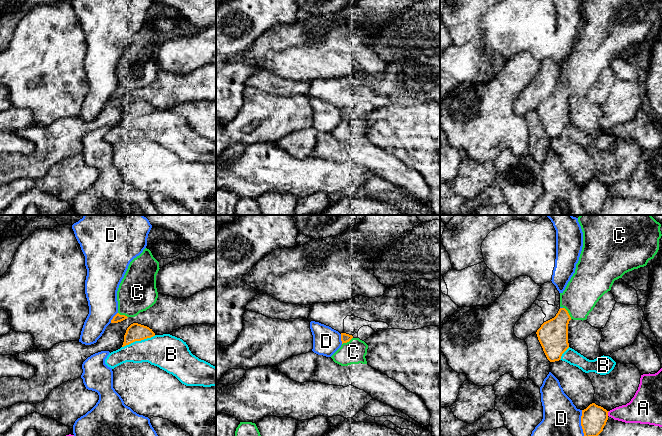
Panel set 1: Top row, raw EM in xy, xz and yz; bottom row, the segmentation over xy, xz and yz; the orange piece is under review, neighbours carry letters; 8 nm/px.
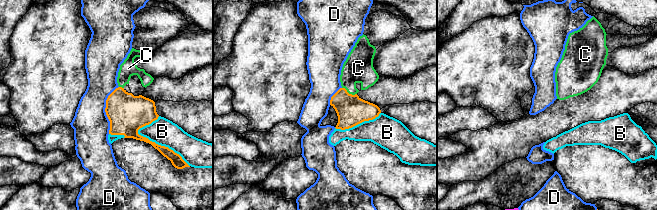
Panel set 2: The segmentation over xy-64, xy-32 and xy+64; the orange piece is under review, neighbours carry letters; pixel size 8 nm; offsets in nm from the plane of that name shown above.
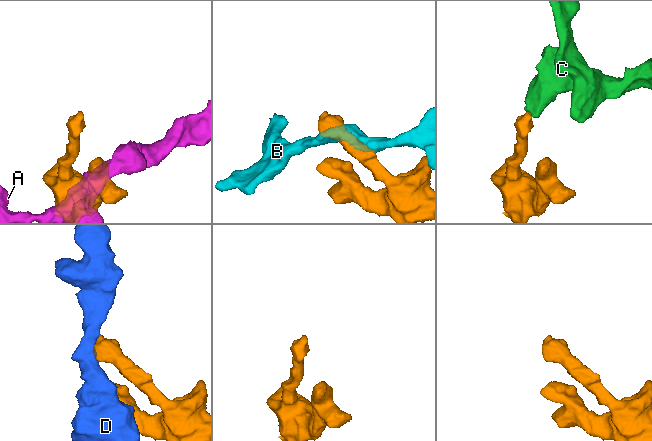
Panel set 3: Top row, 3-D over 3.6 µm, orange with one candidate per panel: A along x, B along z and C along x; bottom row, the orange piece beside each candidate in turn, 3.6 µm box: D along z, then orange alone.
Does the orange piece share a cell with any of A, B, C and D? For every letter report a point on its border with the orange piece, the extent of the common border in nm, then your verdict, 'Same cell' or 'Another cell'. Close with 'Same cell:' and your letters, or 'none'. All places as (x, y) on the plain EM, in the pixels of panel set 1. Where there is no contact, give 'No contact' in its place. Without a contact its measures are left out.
A: Touches orange at yz (607, 189). Shared border 40 nm. Another cell
B: Touches orange at xy (138, 116). Shared border 280 nm. Another cell
C: Touches orange at yz (568, 89). Shared border 120 nm. Same cell
D: Touches orange at xy (113, 93). Shared border 110 nm. Another cell
Same cell: C

